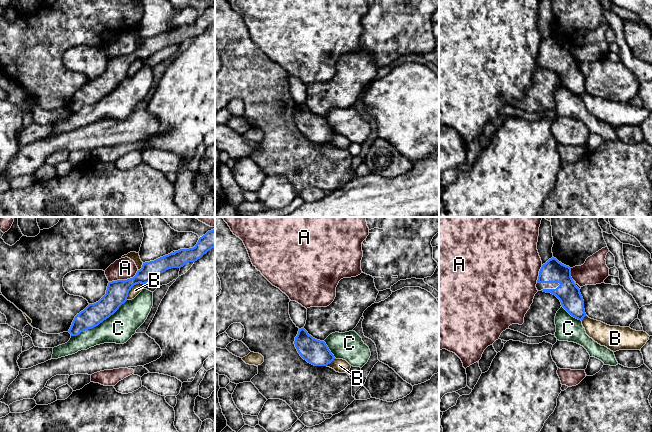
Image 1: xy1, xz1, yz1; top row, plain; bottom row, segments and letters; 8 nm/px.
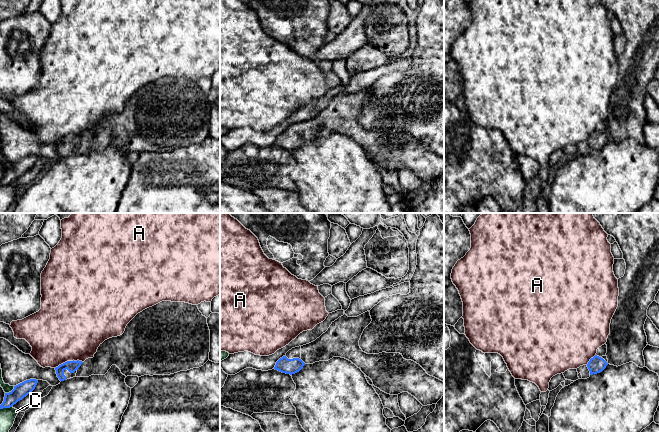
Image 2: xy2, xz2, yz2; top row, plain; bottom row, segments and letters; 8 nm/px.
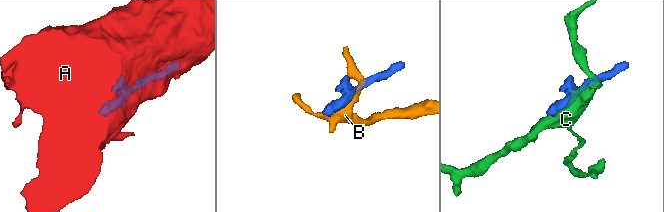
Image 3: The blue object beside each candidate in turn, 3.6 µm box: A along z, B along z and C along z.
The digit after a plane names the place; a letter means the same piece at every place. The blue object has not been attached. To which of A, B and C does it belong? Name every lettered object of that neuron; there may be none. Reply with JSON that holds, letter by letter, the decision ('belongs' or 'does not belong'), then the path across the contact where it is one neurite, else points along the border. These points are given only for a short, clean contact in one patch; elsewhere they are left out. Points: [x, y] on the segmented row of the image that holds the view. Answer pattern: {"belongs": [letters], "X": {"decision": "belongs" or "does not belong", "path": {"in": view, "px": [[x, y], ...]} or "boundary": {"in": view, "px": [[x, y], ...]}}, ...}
{"belongs": [], "A": {"decision": "does not belong"}, "B": {"decision": "does not belong"}, "C": {"decision": "does not belong"}}

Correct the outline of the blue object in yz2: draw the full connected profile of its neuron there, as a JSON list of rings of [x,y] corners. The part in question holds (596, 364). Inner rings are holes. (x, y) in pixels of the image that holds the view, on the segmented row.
[[[595,355],[587,364],[587,367],[590,371],[590,375],[597,374],[602,372],[608,363],[601,357]]]

